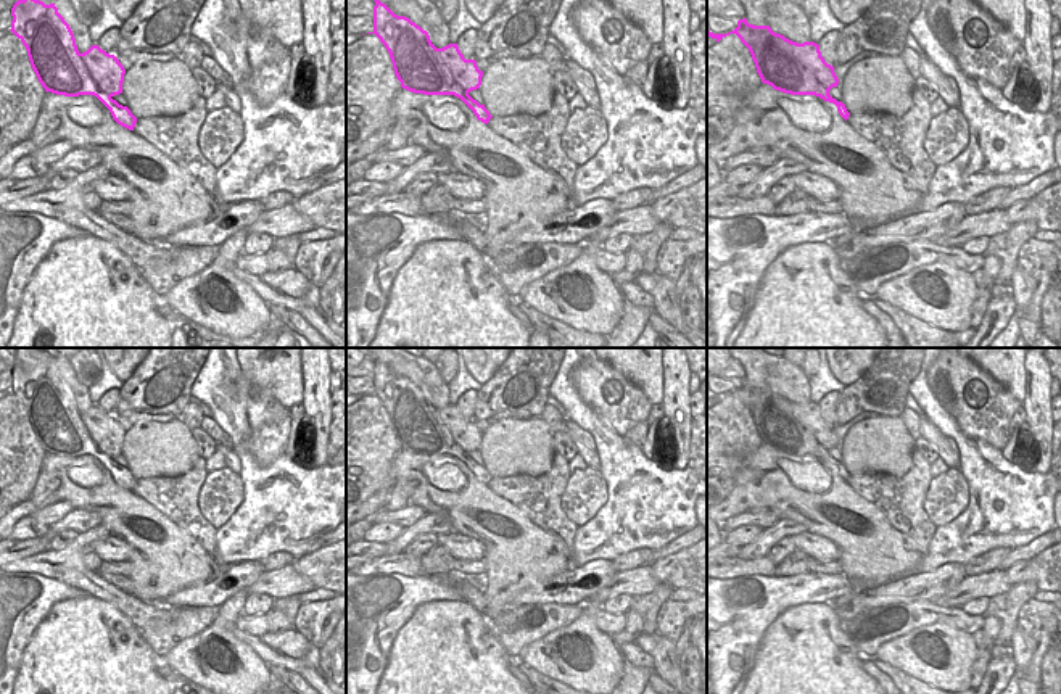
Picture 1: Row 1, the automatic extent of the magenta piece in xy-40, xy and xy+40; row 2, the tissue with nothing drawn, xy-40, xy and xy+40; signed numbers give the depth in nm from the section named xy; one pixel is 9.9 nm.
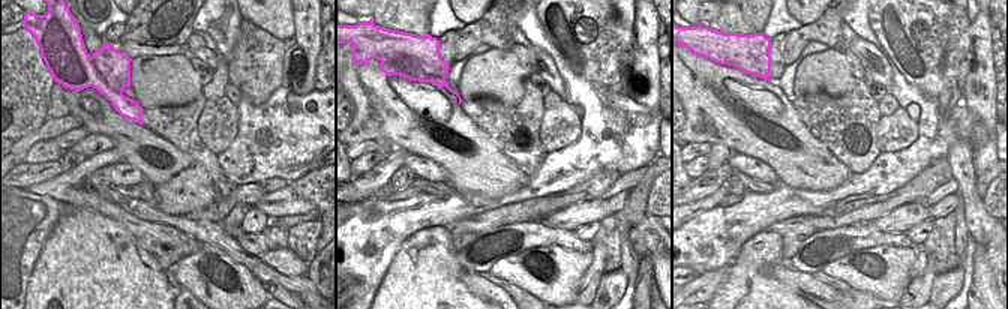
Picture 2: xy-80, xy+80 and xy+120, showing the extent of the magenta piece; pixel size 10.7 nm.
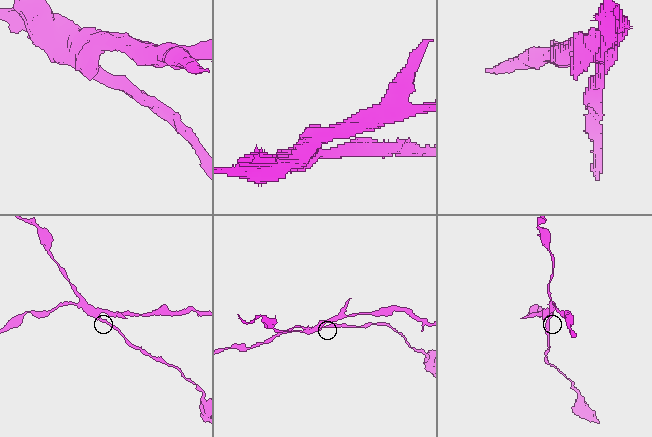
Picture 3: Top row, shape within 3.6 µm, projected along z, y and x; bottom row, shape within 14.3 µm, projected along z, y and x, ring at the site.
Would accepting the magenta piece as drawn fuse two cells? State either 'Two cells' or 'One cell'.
Two cells

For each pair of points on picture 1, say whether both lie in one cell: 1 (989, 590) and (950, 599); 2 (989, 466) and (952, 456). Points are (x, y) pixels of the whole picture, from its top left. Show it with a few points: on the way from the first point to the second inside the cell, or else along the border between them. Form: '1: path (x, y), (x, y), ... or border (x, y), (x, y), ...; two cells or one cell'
1: path (979, 590), (960, 593); one cell
2: border (957, 448), (958, 467); two cells

